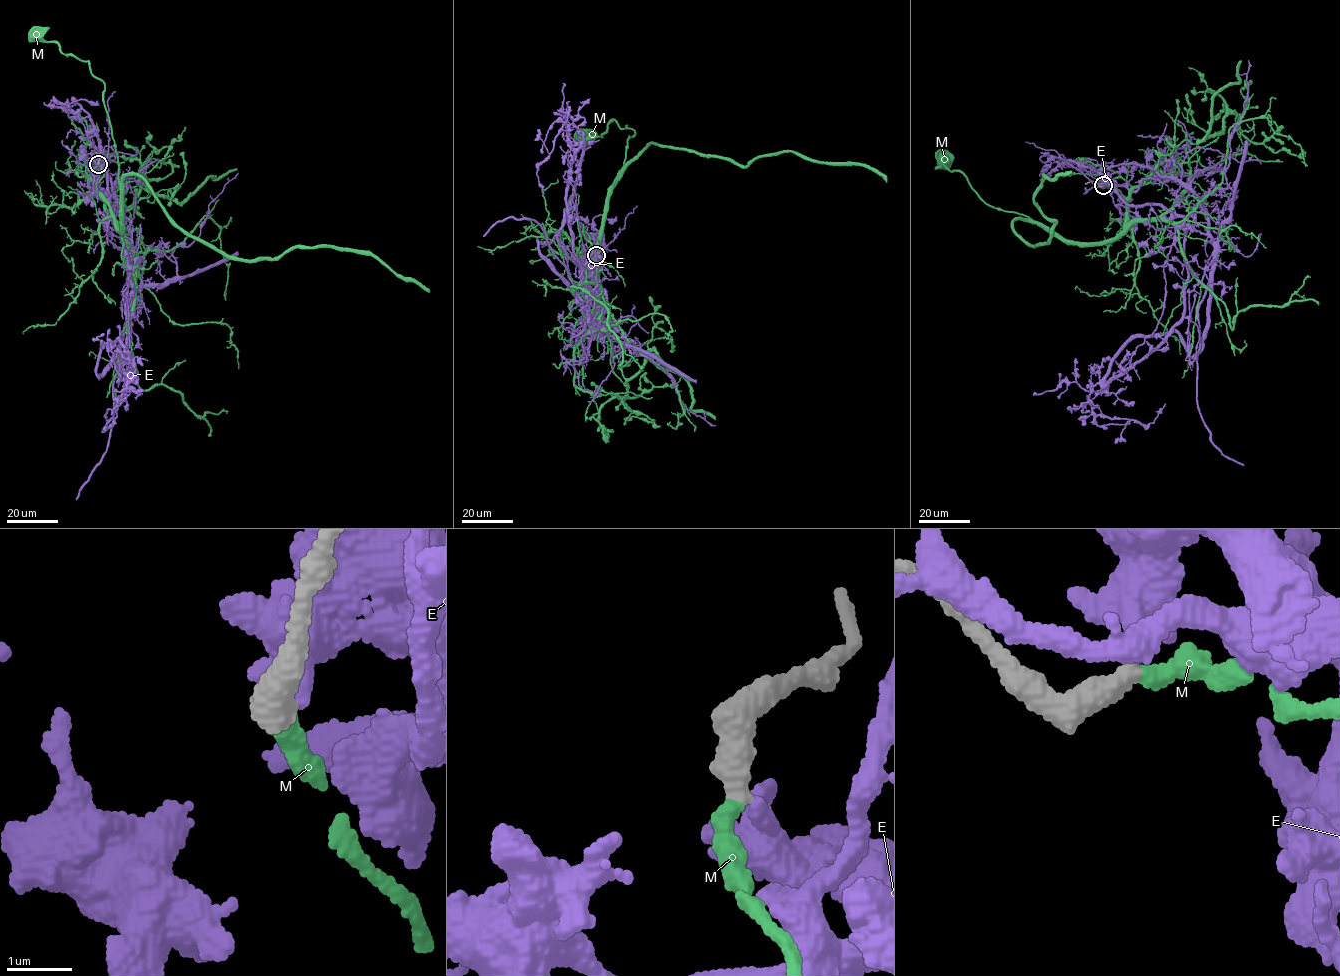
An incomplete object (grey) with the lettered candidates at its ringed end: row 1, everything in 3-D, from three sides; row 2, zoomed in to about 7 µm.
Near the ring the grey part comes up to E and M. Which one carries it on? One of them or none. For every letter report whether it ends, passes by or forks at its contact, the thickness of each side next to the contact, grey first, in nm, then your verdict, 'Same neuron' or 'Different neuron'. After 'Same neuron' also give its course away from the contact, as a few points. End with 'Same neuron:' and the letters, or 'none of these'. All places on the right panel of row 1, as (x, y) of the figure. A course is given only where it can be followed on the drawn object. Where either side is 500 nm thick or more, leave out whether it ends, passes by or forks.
E: It ends there. Thickness 420 nm (grey) against 260 nm. Different neuron
M: It ends there. Thickness 420 nm (grey) against 360 nm. Same neuron. Its course: (1103, 185), (1125, 199), (1123, 232), (1073, 244), (992, 207), (961, 173), (936, 169), (944, 160)
Same neuron: M

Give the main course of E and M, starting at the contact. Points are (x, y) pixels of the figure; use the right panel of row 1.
E: (1103, 184), (1188, 222), (1187, 285), (1171, 333), (1095, 383), (1089, 404), (1145, 425), (1165, 403)
M: (1103, 185), (1125, 199), (1123, 232), (1073, 244), (992, 207), (961, 173), (936, 169), (944, 160)

